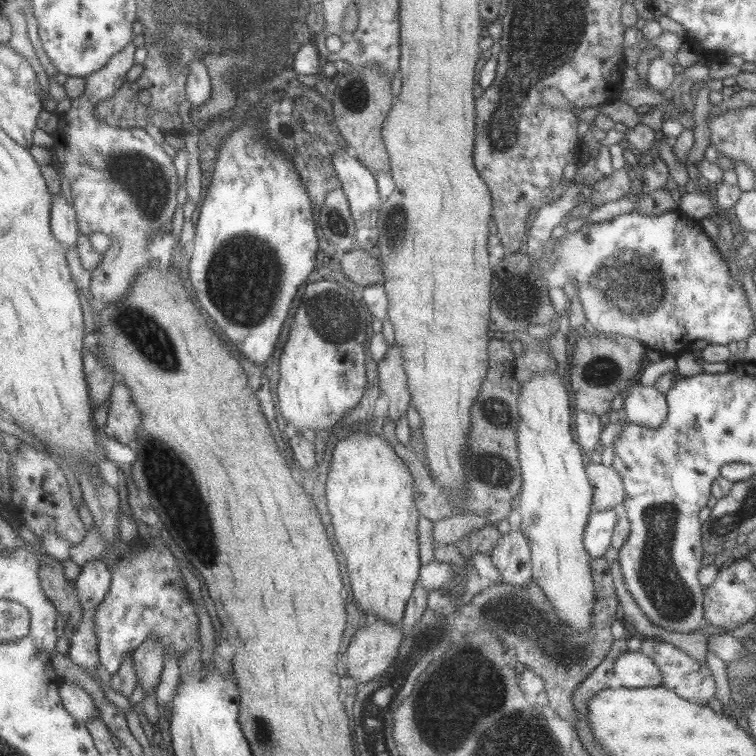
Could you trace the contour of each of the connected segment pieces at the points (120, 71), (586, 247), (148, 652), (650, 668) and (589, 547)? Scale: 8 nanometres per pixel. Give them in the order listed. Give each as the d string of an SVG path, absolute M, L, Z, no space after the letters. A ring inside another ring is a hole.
M131 43L113 56L105 68L86 77L85 94L72 99L71 108L63 113L63 122L67 126L59 128L64 134L55 136L55 150L61 158L58 162L71 182L81 233L91 236L103 232L112 240L105 259L92 272L91 293L101 306L123 302L131 292L136 276L157 264L155 256L149 254L149 244L153 236L163 234L163 228L171 224L179 204L180 176L162 143L151 138L145 129L119 129L94 113L99 101L112 97L126 83L125 74L136 65L135 50L137 46Z
M677 208L662 212L659 216L645 216L636 210L630 211L621 216L615 216L605 222L590 223L585 222L579 230L573 233L565 233L559 242L553 244L551 248L553 256L565 266L565 272L577 283L577 293L584 312L586 322L594 328L597 334L620 334L638 340L646 348L651 348L661 352L663 355L676 356L688 351L694 340L706 340L708 343L716 345L727 345L729 342L738 342L751 336L753 330L753 317L747 305L747 297L743 291L743 286L739 286L729 275L728 265L723 256L718 252L715 244L711 243L709 237L703 233L700 220L693 219L690 215L683 215Z
M150 638L132 654L138 684L144 688L147 695L155 692L157 686L161 684L165 653L163 643L158 638Z
M625 651L613 663L612 674L619 679L619 686L623 688L654 687L660 685L660 674L656 664L641 651Z
M615 509L591 511L589 514L584 524L582 543L591 559L603 557L605 550L610 546L612 530L617 520L616 514Z

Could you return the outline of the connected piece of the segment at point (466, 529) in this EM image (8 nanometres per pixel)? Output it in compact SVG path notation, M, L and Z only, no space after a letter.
M452 514L432 523L433 548L447 544L453 544L459 539L465 538L475 529L480 529L488 524L485 515Z

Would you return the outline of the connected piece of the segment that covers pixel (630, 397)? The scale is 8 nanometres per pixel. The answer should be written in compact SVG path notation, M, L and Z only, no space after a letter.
M631 380L623 398L624 421L657 428L667 414L666 398L655 387Z

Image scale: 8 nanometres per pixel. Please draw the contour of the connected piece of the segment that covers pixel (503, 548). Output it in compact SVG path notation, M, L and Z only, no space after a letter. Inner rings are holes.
M521 530L502 534L488 556L503 581L521 586L532 580L530 548Z

